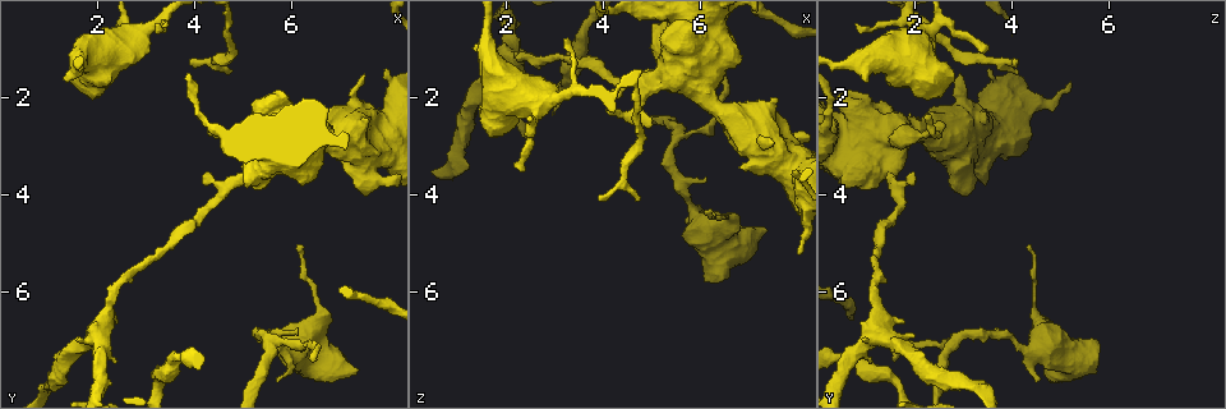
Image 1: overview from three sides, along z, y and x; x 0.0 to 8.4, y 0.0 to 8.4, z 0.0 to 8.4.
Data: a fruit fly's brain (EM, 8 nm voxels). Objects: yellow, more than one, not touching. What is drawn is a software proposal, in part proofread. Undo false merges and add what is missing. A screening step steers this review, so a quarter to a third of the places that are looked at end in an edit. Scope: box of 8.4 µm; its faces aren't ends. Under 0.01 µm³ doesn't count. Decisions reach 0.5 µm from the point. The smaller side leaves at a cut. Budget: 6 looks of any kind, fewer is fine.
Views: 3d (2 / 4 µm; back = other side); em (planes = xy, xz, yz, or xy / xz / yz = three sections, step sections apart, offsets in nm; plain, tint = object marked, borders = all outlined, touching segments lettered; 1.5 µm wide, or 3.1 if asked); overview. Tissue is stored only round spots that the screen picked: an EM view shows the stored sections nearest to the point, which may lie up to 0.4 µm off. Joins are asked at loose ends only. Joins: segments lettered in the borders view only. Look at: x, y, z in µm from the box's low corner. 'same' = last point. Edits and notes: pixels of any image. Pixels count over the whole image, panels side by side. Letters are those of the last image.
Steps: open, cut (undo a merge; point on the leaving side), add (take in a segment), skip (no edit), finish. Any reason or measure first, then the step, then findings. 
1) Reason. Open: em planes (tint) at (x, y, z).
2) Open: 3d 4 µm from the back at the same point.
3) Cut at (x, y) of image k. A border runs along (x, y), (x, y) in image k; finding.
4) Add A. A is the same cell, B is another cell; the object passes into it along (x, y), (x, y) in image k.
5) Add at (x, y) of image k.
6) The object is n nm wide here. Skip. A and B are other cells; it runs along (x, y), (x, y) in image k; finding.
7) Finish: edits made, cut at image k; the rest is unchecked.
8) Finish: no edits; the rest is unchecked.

Thick end. Open: 3d 2 µm at (5.65, 7.75, 4.50).

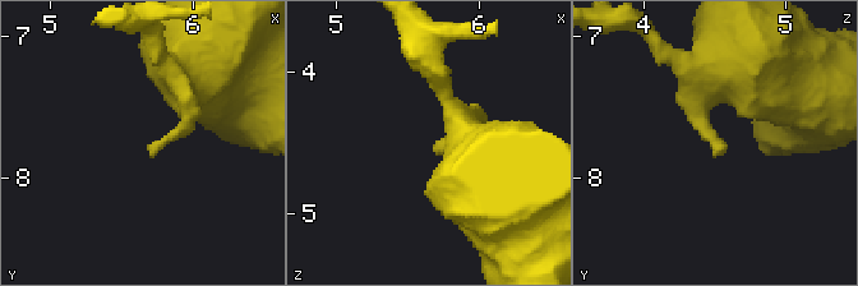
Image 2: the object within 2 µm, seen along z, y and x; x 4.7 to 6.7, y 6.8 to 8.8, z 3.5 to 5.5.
Open: em xz step 8 (tint) at (5.70, 7.80, 4.54).

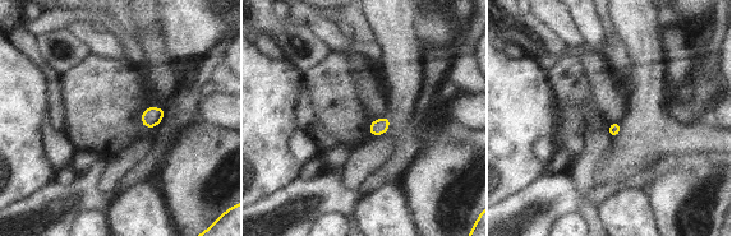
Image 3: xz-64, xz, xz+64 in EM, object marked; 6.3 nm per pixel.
Another direction. Open: em planes (borders) at the same point.

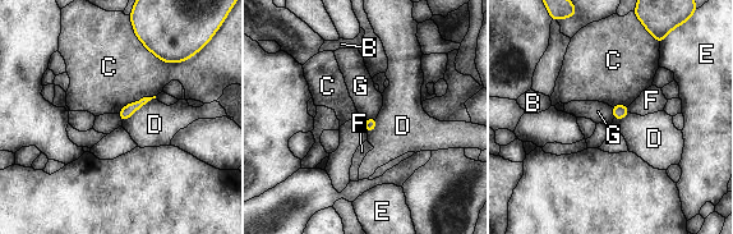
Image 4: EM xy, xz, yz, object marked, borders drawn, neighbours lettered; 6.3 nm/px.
Skip. B, C, D, E, F and G are other cells; a border runs along (155, 97), (137, 109), (123, 123) in image 4; none of them fits.

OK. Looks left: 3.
An open end. Open: em xz step 4 (borders) at (6.30, 7.35, 1.60).

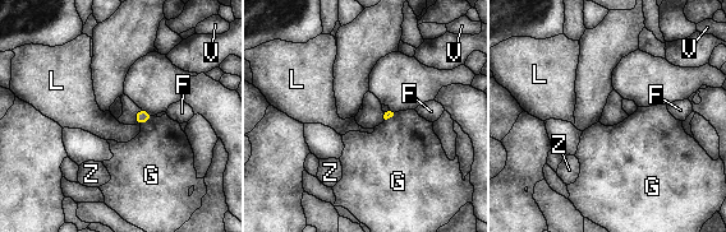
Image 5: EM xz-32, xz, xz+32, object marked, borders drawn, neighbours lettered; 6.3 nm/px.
Another direction. Open: em planes (borders) at the same point.

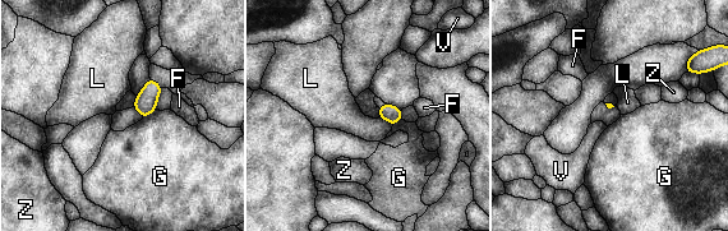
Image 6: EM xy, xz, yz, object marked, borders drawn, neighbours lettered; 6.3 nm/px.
The longest contact is with G, 110 nm. Skip. F, G, L, V and Z are other cells; a border runs along (379, 116), (392, 125) in image 6; no lettered segment goes on from it.

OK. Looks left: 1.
Finish: no edits; the rest is unchecked.

